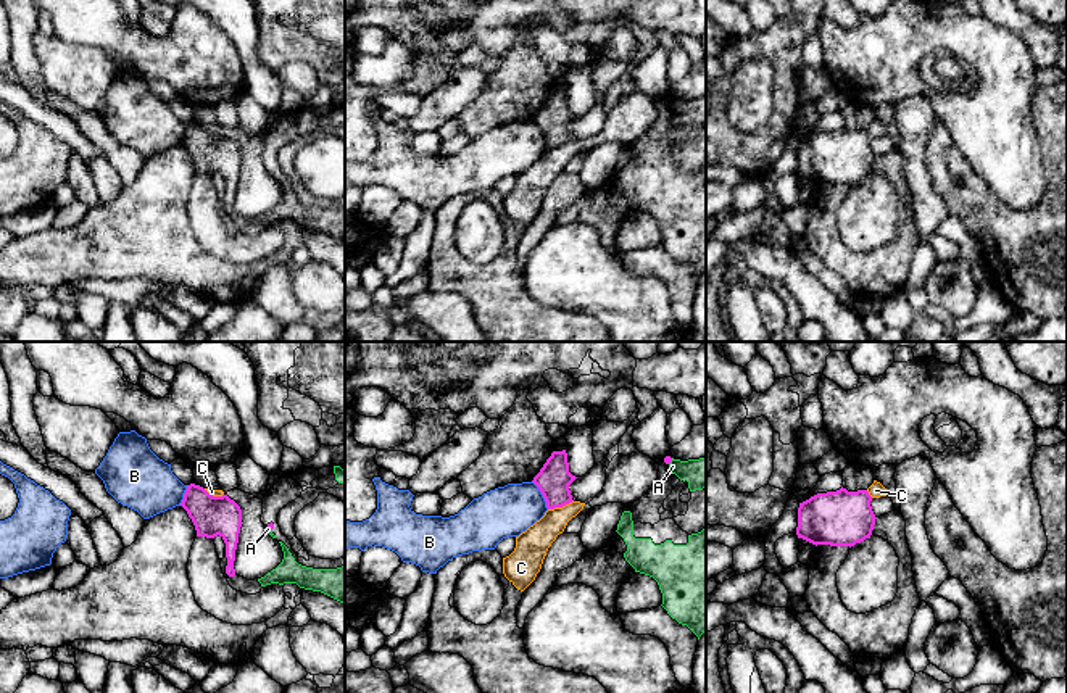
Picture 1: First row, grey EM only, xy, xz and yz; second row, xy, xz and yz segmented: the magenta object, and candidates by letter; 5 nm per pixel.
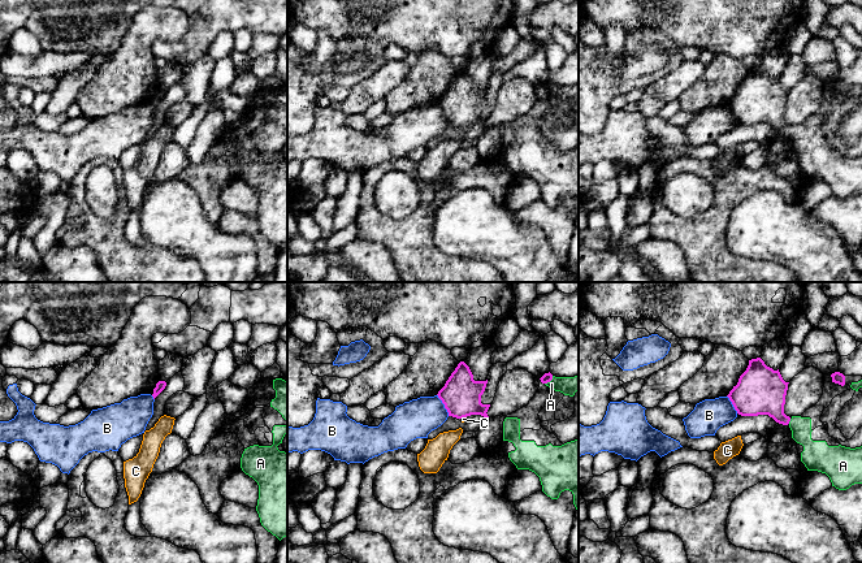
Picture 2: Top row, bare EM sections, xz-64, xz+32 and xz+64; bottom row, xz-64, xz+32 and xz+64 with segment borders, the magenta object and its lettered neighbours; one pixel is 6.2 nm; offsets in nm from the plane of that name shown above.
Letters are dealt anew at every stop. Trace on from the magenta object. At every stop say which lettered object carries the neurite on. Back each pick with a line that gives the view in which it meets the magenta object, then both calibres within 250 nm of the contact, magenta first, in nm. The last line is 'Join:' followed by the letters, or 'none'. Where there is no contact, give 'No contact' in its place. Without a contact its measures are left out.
A: Touches magenta in xz. Thickness 40 nm (magenta) against 160 nm
Join: A

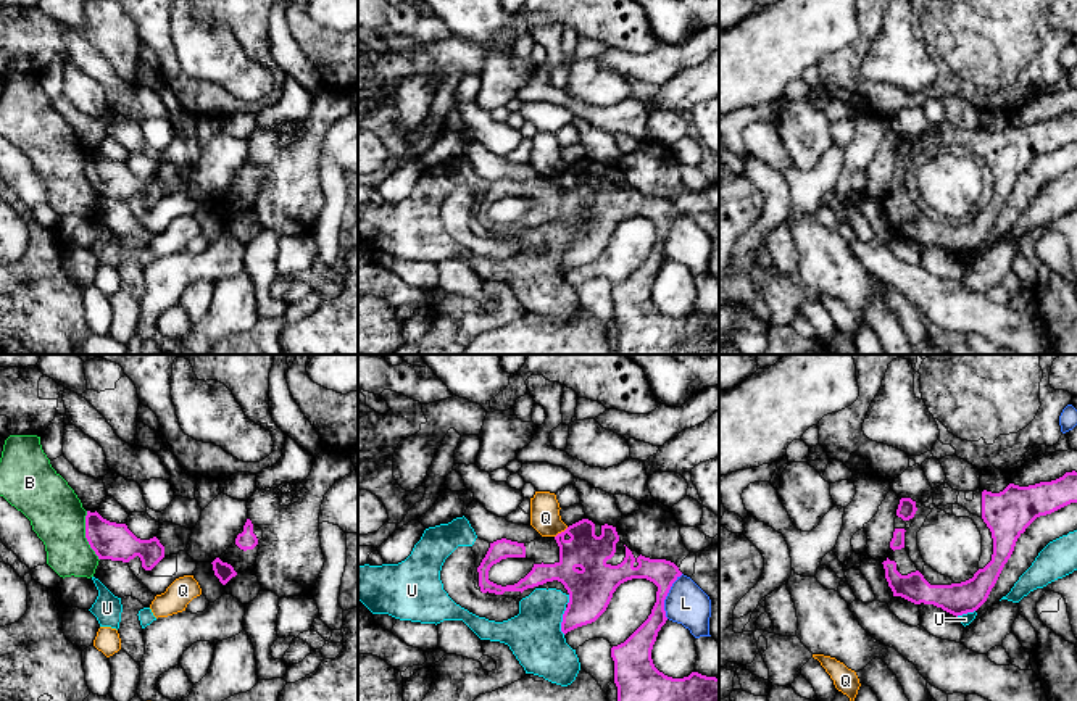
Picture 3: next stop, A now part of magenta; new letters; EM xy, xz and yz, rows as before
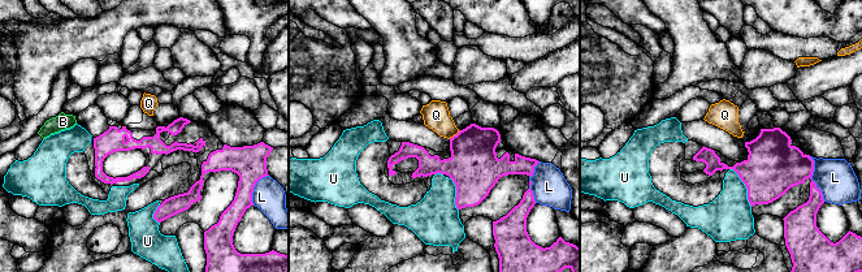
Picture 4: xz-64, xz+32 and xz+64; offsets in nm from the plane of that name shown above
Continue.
Join: none

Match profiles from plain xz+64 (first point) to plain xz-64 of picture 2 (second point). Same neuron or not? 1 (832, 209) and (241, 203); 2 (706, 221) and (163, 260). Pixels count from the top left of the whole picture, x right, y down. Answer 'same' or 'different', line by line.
1: different
2: same

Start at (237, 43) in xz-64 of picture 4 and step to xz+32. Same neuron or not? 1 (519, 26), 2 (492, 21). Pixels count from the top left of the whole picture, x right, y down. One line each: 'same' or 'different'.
1: different
2: different

